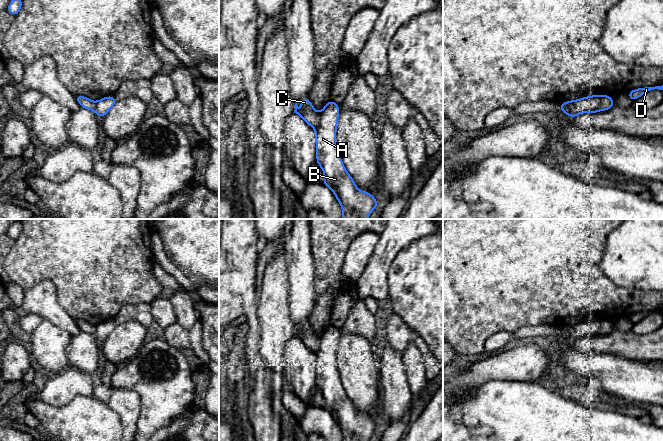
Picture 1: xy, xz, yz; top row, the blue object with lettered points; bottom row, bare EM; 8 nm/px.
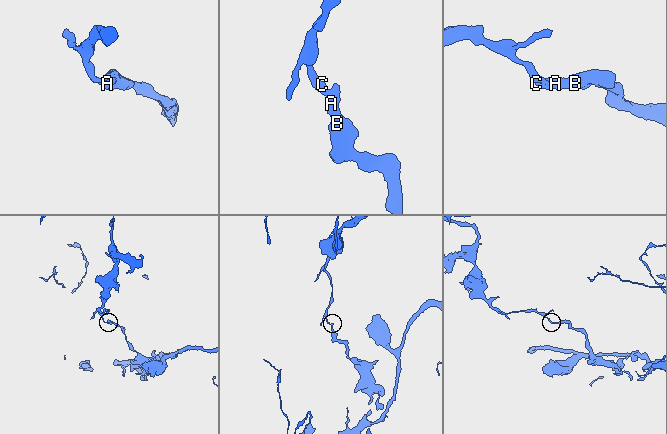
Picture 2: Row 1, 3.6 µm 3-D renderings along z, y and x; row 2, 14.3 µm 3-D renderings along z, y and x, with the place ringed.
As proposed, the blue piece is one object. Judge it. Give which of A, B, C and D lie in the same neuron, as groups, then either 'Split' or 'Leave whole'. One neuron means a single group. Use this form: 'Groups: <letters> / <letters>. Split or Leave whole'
Groups: A B D / C. Split

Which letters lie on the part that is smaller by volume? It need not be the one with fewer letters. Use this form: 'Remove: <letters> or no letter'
Remove: A, B, D

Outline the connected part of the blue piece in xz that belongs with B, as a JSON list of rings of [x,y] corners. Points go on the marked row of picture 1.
[[[329,100],[320,112],[320,122],[315,128],[316,160],[324,174],[323,185],[330,188],[342,208],[342,219],[368,219],[370,213],[378,207],[375,197],[366,192],[360,191],[353,178],[347,172],[336,142],[336,130],[339,118],[339,105]]]

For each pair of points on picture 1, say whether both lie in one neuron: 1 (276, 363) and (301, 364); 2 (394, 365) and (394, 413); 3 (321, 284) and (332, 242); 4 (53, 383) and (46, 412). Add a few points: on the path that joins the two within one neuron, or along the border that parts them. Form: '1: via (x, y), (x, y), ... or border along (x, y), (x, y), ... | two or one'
1: border along (288, 340), (284, 346), (283, 373), (290, 383) | two
2: via (394, 377), (394, 401) | one
3: via (325, 274), (327, 272), (328, 252) | one
4: border along (37, 396), (56, 406), (64, 406), (71, 401) | two

